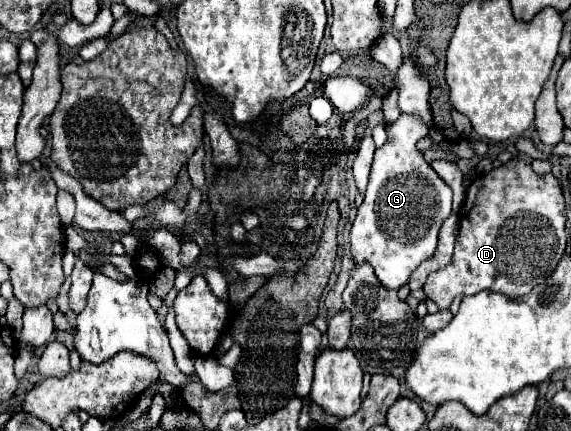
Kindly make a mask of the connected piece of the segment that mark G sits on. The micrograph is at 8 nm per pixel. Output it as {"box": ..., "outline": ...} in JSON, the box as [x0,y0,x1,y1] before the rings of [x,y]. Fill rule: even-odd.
{"box":[351,113,451,289],"outline":[[[401,113],[399,119],[387,127],[387,143],[375,151],[371,177],[367,185],[367,195],[363,205],[357,211],[355,223],[351,227],[351,259],[355,263],[367,263],[373,267],[377,279],[387,289],[399,289],[407,283],[409,275],[419,267],[421,261],[429,259],[437,249],[437,233],[441,223],[451,215],[451,187],[431,169],[431,165],[423,159],[421,151],[417,151],[417,141],[429,135],[429,127],[419,121],[419,117]]]}

